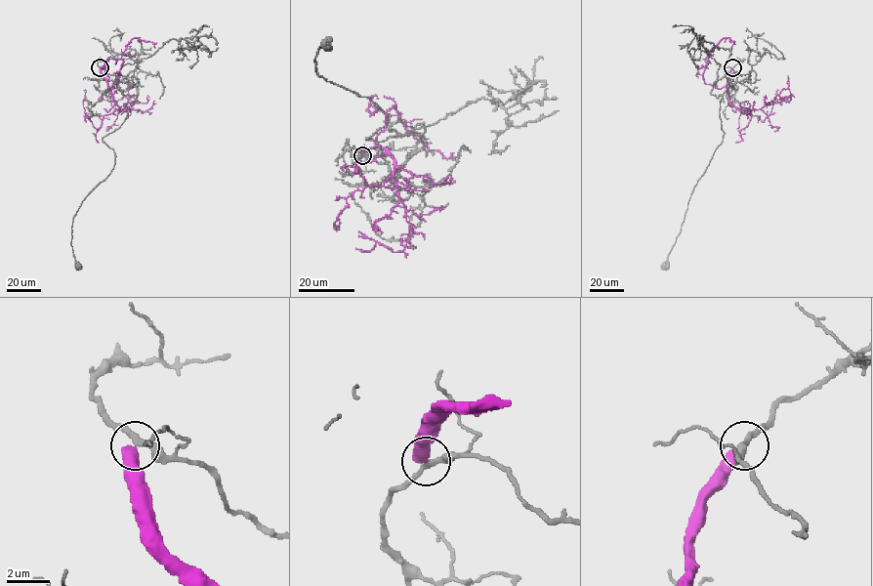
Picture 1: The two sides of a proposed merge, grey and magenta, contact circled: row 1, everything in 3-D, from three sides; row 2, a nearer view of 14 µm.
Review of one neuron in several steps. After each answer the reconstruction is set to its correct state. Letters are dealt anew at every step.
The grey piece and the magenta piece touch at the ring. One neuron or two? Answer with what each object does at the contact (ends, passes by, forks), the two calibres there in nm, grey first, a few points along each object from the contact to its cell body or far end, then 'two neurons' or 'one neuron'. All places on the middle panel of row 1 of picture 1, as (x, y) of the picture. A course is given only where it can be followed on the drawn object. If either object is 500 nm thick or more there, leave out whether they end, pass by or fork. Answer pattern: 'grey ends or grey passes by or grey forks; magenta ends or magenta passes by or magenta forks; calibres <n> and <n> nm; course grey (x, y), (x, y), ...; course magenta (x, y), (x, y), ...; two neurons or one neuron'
grey passes by; magenta ends; calibres 280 and 480 nm; course grey (362, 155), (395, 173), (423, 139), (366, 139), (387, 116), (319, 75), (314, 58), (325, 45); course magenta (362, 155), (378, 146), (394, 157), (393, 181), (410, 233), (395, 252), (376, 242), (369, 251), (356, 247); two neurons

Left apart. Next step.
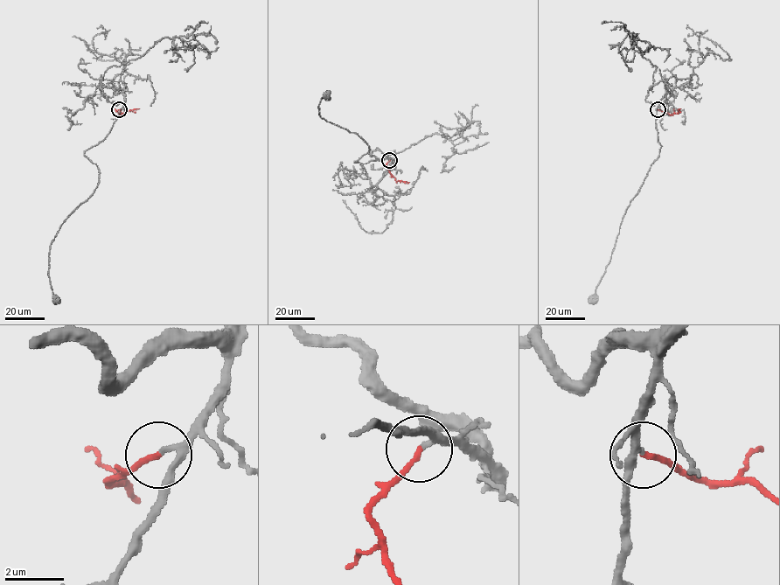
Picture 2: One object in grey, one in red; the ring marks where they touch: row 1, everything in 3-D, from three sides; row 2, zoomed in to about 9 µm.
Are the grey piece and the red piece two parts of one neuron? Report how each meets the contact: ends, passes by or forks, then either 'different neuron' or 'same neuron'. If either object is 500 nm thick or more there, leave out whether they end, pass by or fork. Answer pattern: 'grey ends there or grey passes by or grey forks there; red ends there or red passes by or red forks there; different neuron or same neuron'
grey passes by; red ends there; same neuron

